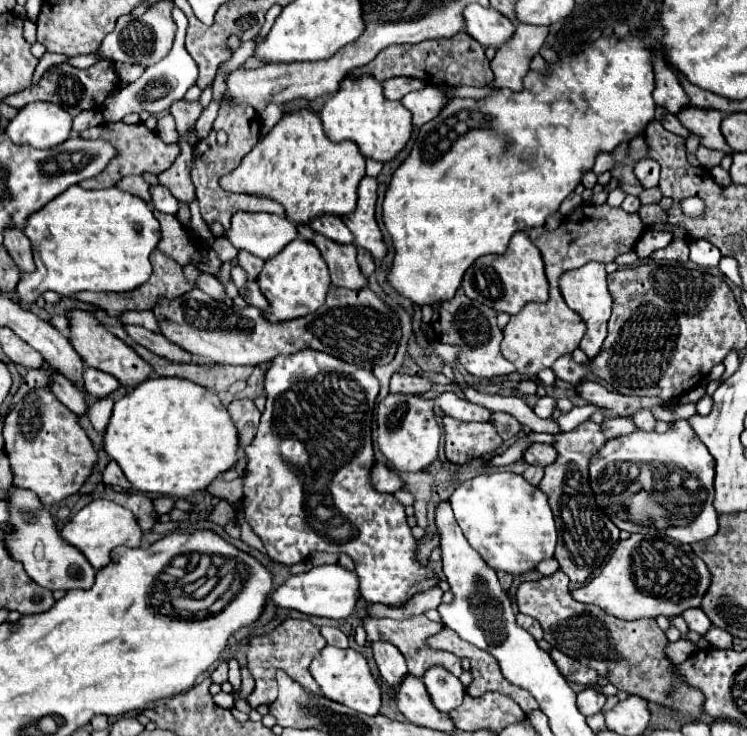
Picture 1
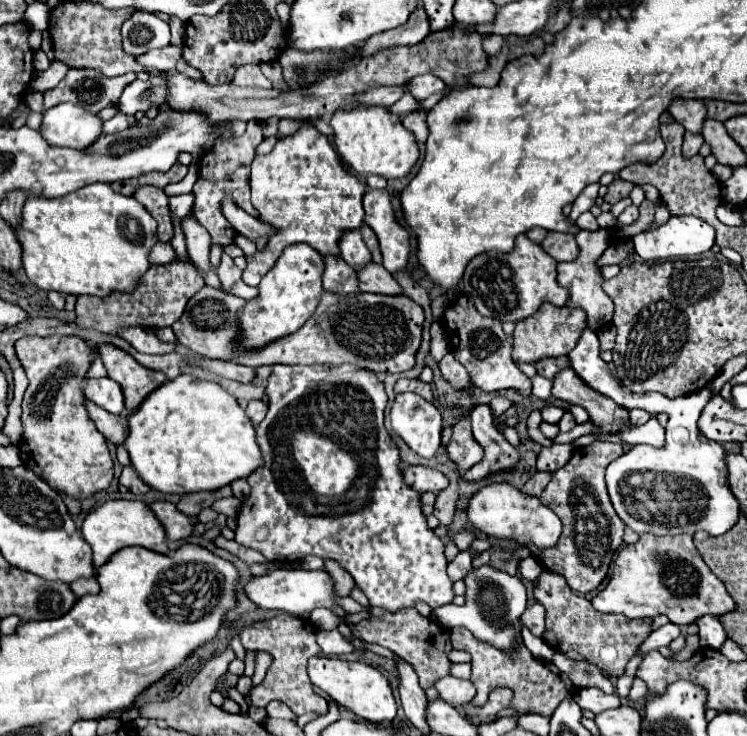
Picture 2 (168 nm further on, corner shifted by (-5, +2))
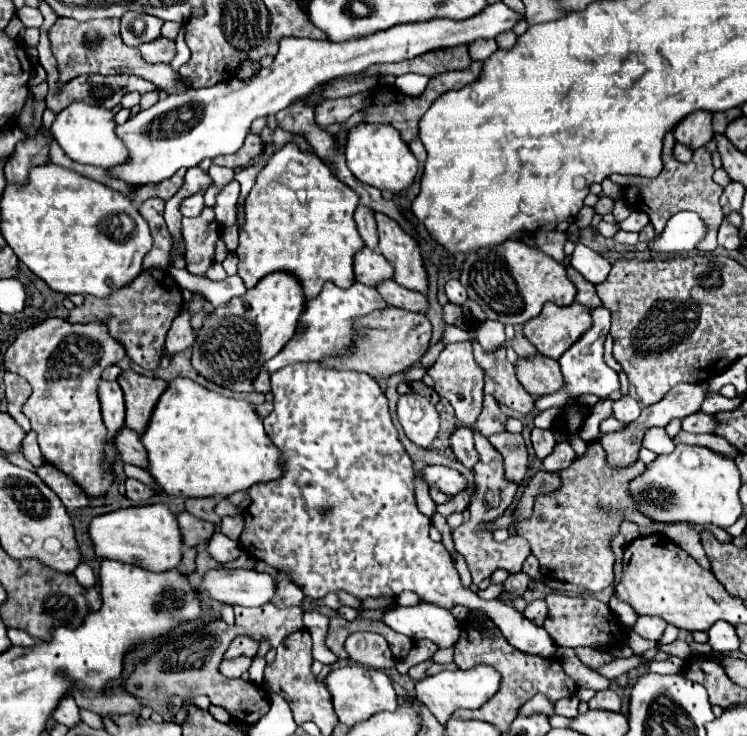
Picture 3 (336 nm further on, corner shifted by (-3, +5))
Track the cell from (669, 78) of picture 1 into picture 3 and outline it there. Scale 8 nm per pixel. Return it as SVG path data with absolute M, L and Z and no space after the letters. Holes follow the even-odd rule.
M694 112L686 116L676 128L674 128L674 138L676 142L688 146L690 150L698 150L706 146L714 136L712 130L712 114L710 112Z

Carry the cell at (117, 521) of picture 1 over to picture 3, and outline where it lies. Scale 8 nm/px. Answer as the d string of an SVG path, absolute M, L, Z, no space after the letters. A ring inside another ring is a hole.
M166 504L136 506L96 516L90 524L90 536L96 556L136 564L152 572L166 572L176 568L182 560L182 534L176 516Z

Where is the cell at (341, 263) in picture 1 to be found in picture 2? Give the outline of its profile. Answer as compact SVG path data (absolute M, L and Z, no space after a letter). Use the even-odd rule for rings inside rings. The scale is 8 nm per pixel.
M378 263L362 265L360 269L356 269L356 277L358 277L360 291L382 293L382 295L400 295L402 293L400 285L394 281L390 271L386 271Z

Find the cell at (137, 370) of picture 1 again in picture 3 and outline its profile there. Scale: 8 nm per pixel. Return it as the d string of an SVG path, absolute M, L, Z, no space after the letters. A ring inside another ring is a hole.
M132 370L124 372L118 382L126 398L126 426L142 436L148 428L158 398L164 394L168 384L160 378L146 378Z

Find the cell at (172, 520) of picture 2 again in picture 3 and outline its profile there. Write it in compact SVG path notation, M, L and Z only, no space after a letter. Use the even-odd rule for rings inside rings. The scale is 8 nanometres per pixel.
M188 512L180 514L178 516L178 524L180 524L180 530L182 530L182 536L184 536L184 544L188 548L196 548L196 546L206 546L212 538L212 534L216 532L214 524L210 522L204 522Z

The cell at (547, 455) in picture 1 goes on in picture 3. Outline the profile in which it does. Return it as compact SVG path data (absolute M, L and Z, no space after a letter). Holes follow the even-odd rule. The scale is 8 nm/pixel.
M562 440L562 442L556 444L552 454L544 458L542 466L548 472L560 472L560 470L566 470L572 462L574 462L574 450L572 450L568 440Z

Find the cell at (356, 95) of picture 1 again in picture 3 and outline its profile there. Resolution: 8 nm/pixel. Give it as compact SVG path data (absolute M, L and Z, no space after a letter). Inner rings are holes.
M366 122L356 124L348 134L344 154L346 154L350 172L360 182L374 186L378 190L390 190L392 194L398 194L398 192L410 188L410 184L414 182L416 172L418 172L418 160L414 158L410 148L400 140L400 134L388 124L380 124L380 126L366 124Z

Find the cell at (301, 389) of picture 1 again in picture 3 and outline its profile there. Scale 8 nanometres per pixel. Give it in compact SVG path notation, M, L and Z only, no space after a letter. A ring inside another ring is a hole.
M298 362L272 374L272 394L274 412L264 418L264 428L280 448L286 464L280 480L250 488L252 504L244 514L246 524L240 536L250 556L270 564L278 572L292 574L290 580L310 600L324 598L336 590L344 590L362 600L368 596L396 598L400 592L412 590L424 602L448 610L462 604L470 610L488 612L506 640L522 652L534 656L556 654L556 644L542 626L532 624L512 606L498 600L482 600L464 588L448 550L430 540L430 518L416 508L412 460L398 440L398 432L390 420L388 400L372 376L352 370L330 370L324 364Z

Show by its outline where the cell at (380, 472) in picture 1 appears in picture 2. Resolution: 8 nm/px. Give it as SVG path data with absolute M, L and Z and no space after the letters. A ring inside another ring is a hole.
M408 465L406 469L402 469L402 477L418 493L424 493L424 491L438 493L440 489L444 489L448 485L448 479L440 471L428 469L428 467Z

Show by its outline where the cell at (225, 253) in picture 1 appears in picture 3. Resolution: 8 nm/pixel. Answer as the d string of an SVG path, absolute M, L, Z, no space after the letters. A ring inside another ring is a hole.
M236 222L234 225L230 226L230 228L224 228L224 230L222 230L222 238L224 238L228 250L234 252L234 250L236 250L236 244L238 244L239 223Z

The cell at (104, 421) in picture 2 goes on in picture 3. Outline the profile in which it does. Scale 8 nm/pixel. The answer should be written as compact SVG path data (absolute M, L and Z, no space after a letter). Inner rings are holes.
M124 428L124 432L120 432L120 436L116 436L116 448L120 452L120 458L126 464L134 464L138 468L148 468L148 454L146 448L140 442L140 436L128 428Z

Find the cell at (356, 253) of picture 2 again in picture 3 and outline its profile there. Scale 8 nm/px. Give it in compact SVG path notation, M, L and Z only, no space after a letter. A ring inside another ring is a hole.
M364 248L354 258L354 272L356 272L356 280L360 284L376 288L380 282L392 278L394 268L382 254L378 254L370 248Z

